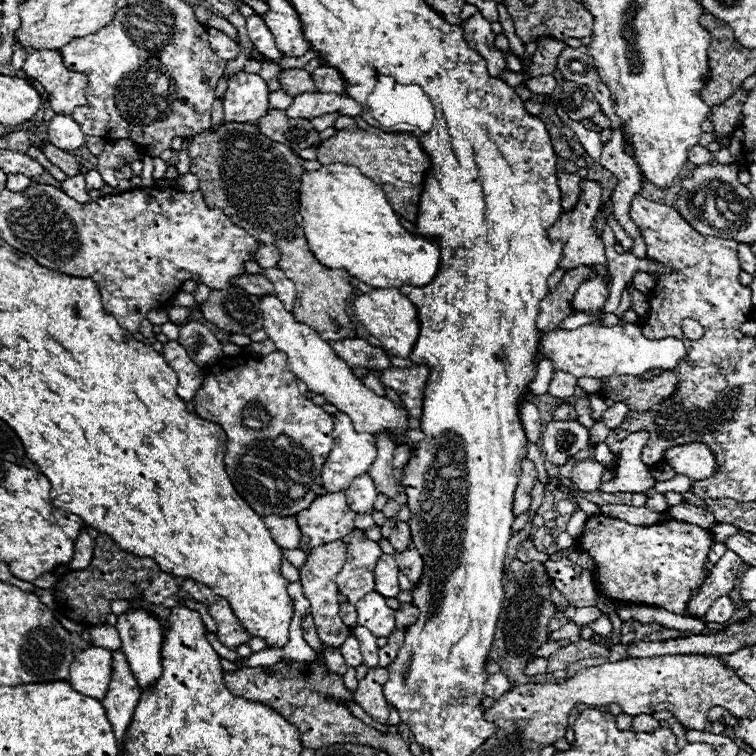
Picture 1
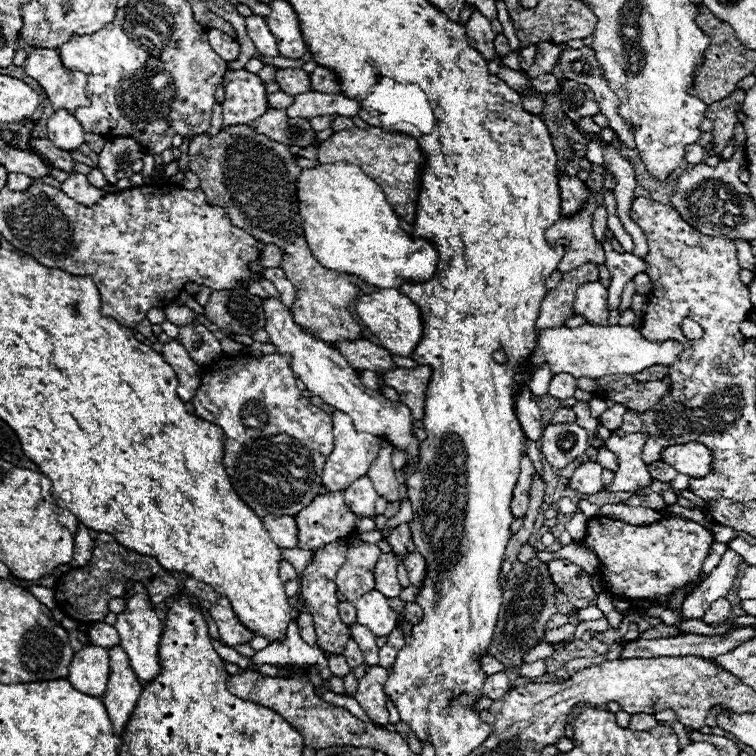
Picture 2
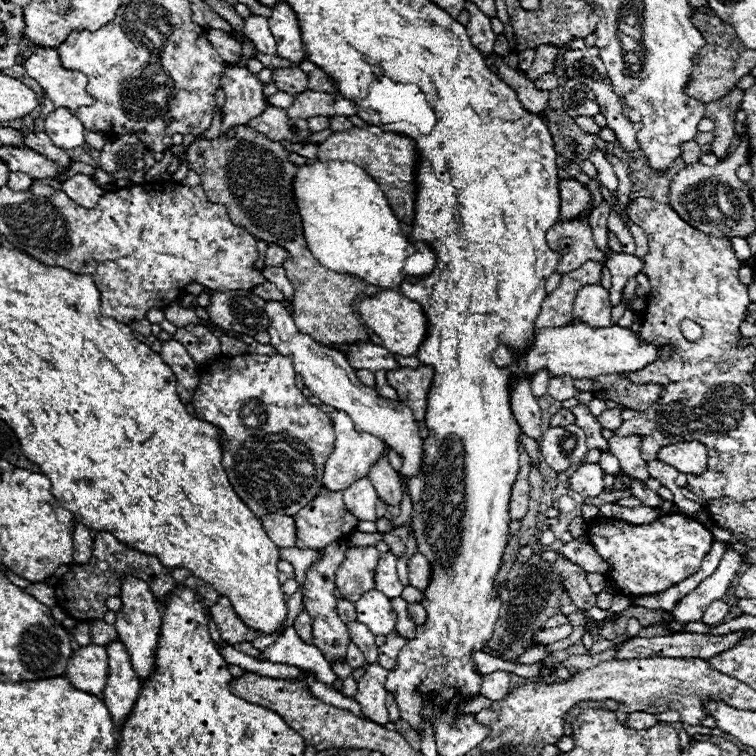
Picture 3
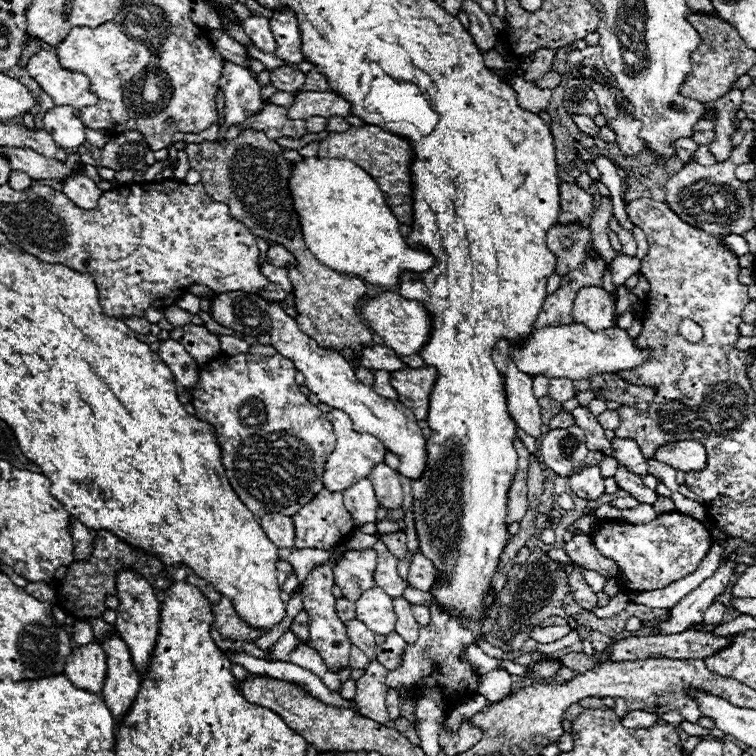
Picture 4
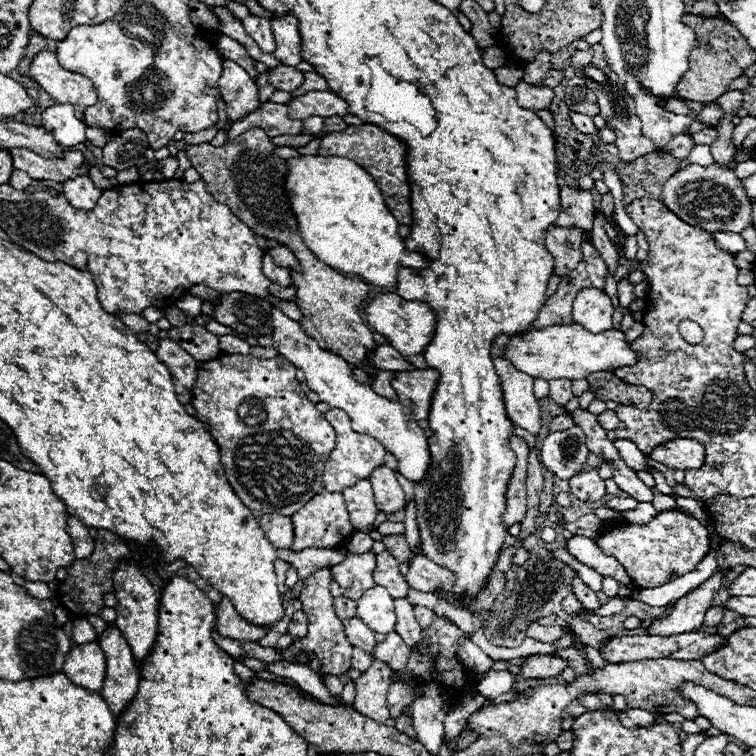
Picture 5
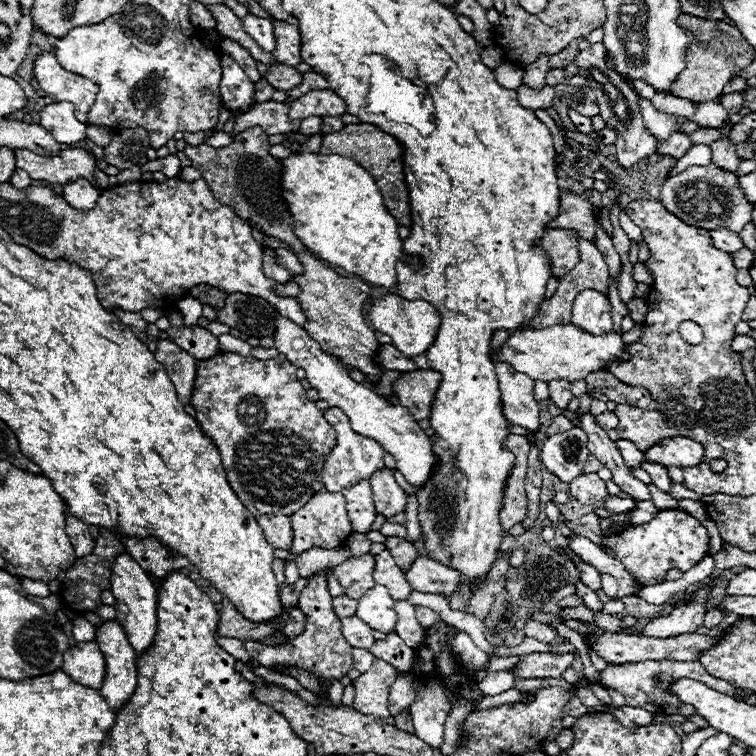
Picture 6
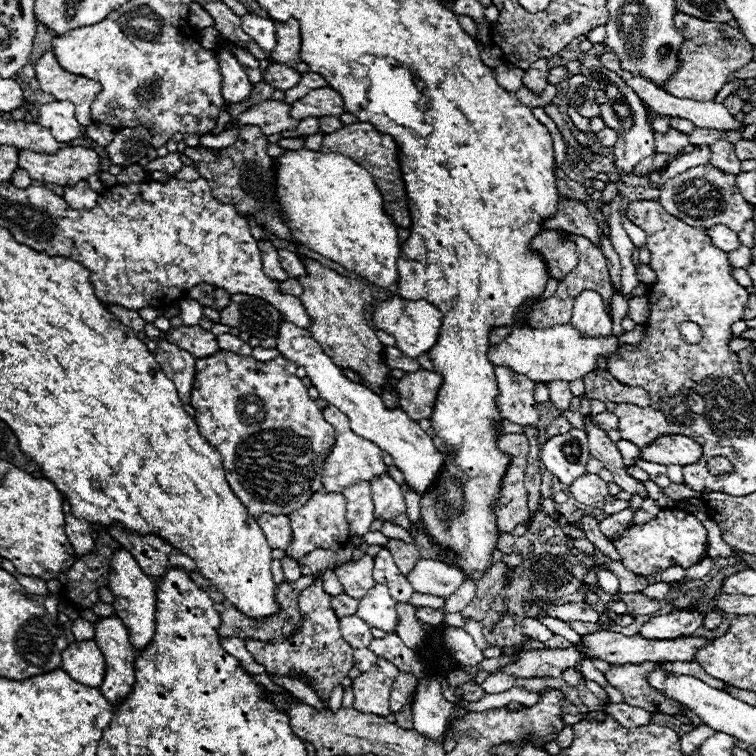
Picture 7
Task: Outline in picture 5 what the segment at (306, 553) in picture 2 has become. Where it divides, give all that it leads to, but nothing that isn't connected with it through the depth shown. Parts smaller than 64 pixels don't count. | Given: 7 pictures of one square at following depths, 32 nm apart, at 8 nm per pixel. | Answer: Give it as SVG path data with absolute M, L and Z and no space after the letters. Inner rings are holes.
M306 548L302 552L292 552L290 549L277 549L278 558L290 562L292 566L296 566L300 580L306 580L306 576L310 572L316 572L318 568L324 566L336 566L344 560L344 556L348 556L348 550L340 548L340 550L324 550L324 548Z

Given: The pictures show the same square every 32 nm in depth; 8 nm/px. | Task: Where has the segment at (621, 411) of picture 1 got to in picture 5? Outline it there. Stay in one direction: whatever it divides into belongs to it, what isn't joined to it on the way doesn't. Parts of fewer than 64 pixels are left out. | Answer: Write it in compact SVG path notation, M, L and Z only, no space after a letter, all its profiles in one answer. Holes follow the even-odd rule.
M614 410L602 412L600 416L596 416L596 420L598 420L598 424L602 424L602 428L606 428L606 430L616 430L616 428L618 428L618 416L616 416Z

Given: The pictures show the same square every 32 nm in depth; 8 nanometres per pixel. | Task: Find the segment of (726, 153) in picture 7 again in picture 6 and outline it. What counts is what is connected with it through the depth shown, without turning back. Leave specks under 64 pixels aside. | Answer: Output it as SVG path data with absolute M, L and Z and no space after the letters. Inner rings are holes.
M725 124L720 133L722 138L712 143L712 164L718 164L718 168L726 168L728 172L738 172L738 166L740 166L740 160L736 156L736 146L729 140L728 134L732 127Z

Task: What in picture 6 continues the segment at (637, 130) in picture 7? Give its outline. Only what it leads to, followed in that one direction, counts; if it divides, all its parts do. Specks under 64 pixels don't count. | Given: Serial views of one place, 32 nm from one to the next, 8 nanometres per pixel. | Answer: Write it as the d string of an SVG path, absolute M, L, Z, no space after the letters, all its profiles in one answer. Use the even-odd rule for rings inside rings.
M598 42L598 44L592 44L592 48L588 50L582 50L578 56L576 56L576 64L578 64L578 74L584 76L590 84L590 88L594 88L594 94L596 94L596 100L598 100L598 106L600 106L600 116L602 120L606 122L608 128L616 130L618 132L618 140L616 140L616 158L618 158L618 164L622 168L632 168L634 164L638 164L642 158L650 156L656 152L656 140L654 136L648 134L648 128L644 126L644 120L642 120L642 112L638 108L638 100L636 100L636 94L632 92L632 88L620 78L618 72L606 68L604 64L604 54L606 54L606 48Z

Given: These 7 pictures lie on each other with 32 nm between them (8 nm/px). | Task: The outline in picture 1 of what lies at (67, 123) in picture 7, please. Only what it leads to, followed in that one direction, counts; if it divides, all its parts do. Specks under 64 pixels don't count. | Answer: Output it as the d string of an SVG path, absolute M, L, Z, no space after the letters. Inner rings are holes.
M54 114L48 122L48 140L66 152L72 152L84 144L84 132L70 114Z

